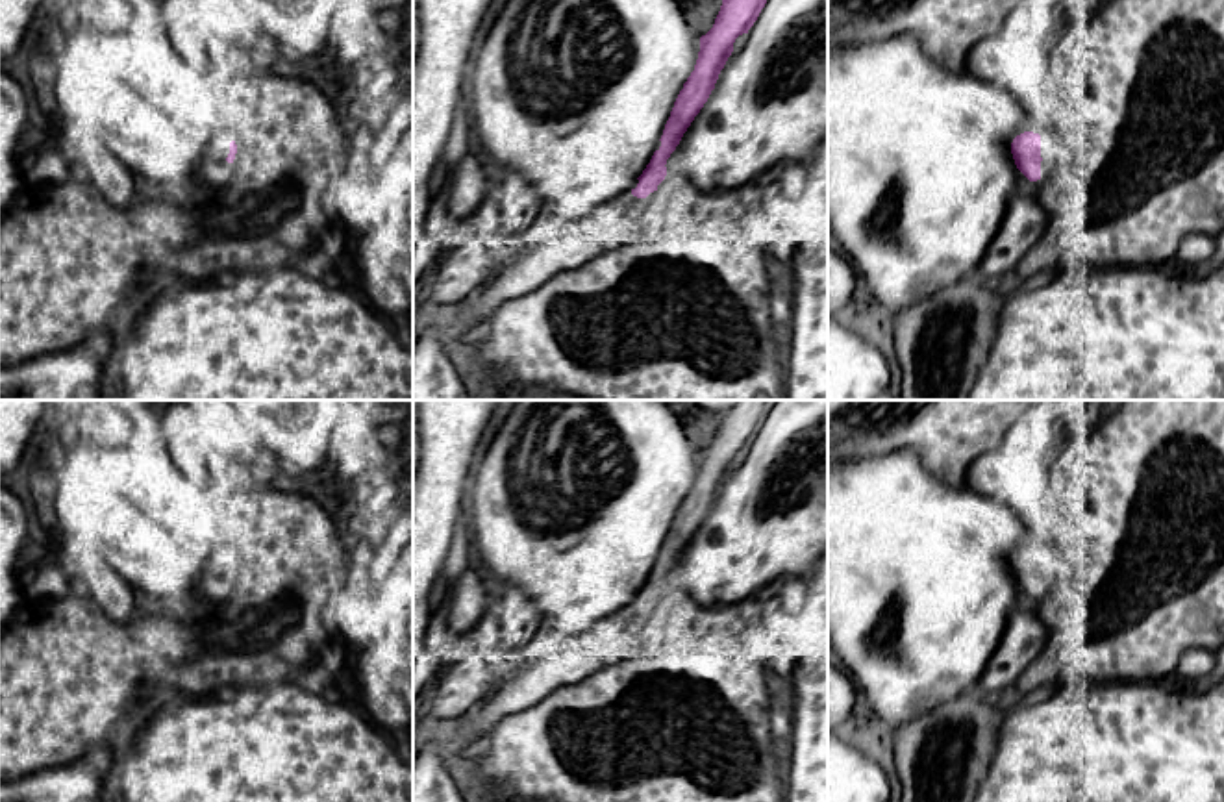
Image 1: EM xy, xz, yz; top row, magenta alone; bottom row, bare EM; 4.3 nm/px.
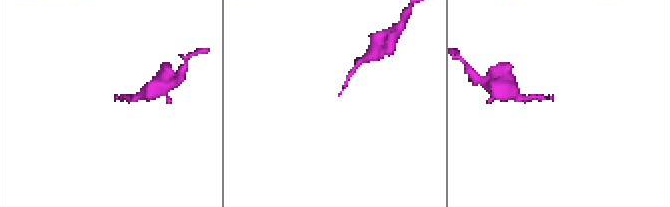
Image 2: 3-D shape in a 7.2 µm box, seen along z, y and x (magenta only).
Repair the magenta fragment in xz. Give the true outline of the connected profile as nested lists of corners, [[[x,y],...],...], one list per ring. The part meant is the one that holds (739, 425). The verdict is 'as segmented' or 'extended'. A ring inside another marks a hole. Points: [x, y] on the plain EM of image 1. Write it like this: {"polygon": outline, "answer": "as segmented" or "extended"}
{"polygon": [[[739,400],[731,409],[722,413],[722,420],[715,433],[713,443],[700,452],[700,467],[694,485],[683,498],[683,504],[680,506],[674,517],[674,522],[659,554],[661,561],[654,567],[650,578],[637,593],[639,598],[635,604],[626,606],[624,609],[602,620],[596,620],[585,633],[572,637],[563,650],[548,658],[537,658],[537,659],[513,658],[511,663],[507,665],[507,676],[489,698],[485,698],[481,704],[478,704],[459,721],[441,728],[441,745],[444,748],[444,759],[450,765],[450,769],[459,772],[459,761],[463,754],[470,748],[480,746],[493,733],[494,726],[504,717],[528,709],[539,700],[543,700],[554,689],[581,682],[587,676],[622,661],[624,658],[631,656],[637,650],[643,628],[650,619],[646,611],[657,606],[657,600],[665,595],[667,574],[676,565],[683,548],[687,546],[694,532],[707,517],[711,506],[715,504],[718,489],[733,467],[735,454],[743,448],[748,448],[748,445],[757,435],[761,424],[767,419],[770,402],[772,400]]], "answer": "extended"}

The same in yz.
{"polygon": [[[1024,546],[1011,558],[1011,569],[1017,583],[1030,595],[1046,595],[1057,582],[1074,578],[1072,569],[1061,554],[1046,548]]], "answer": "extended"}

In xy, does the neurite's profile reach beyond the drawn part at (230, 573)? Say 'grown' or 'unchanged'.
grown

